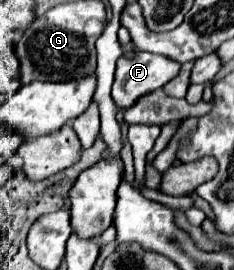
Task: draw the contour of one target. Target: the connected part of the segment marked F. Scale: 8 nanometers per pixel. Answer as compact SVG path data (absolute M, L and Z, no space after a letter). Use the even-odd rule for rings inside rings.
M131 50L117 60L111 96L117 102L117 108L123 110L131 106L139 96L167 84L179 74L179 70L181 64L167 56Z

